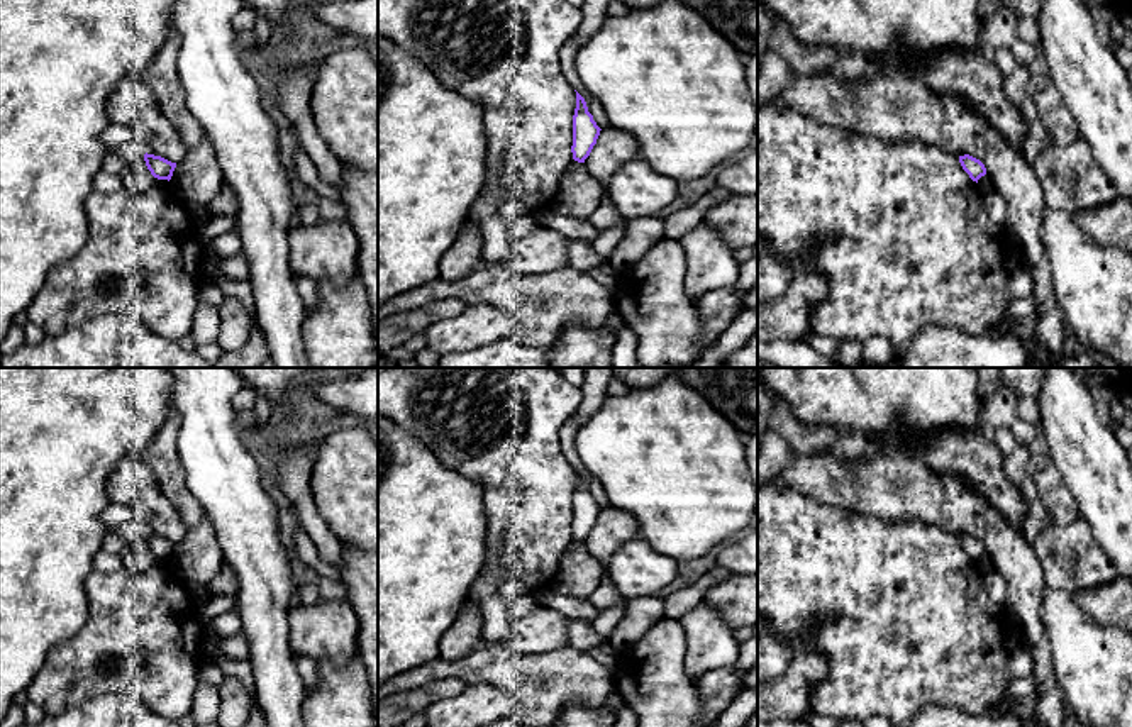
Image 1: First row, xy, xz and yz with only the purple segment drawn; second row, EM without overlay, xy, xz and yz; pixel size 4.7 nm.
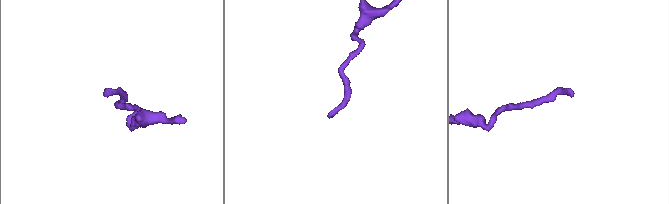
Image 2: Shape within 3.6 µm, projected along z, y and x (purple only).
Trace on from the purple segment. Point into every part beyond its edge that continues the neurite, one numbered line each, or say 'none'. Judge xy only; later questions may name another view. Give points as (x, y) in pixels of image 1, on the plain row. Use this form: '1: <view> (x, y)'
none

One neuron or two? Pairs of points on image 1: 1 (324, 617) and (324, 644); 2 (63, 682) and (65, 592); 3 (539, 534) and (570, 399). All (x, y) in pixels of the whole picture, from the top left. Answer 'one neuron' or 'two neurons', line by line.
1: one neuron
2: two neurons
3: one neuron

